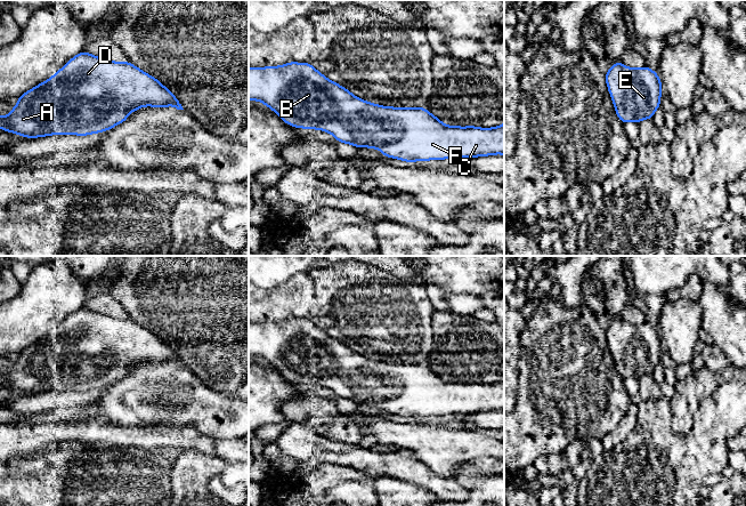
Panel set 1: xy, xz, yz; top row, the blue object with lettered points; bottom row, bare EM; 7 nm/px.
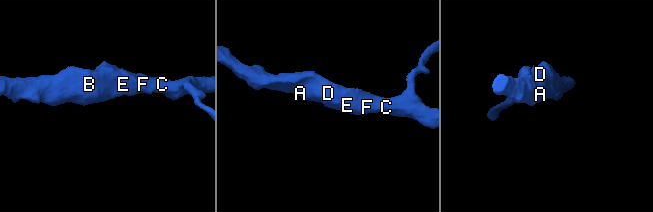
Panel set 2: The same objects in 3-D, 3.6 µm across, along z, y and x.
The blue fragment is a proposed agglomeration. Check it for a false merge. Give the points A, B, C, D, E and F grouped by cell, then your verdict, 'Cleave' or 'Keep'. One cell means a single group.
Groups: A B C D E F. Keep

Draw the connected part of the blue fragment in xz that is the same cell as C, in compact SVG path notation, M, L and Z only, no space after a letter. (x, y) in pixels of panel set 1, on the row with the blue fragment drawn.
M291 62L281 66L249 67L249 101L260 101L294 128L319 129L332 134L340 143L355 147L379 148L383 156L406 162L504 155L504 122L494 128L446 126L424 107L386 107L373 104L354 96L308 63Z

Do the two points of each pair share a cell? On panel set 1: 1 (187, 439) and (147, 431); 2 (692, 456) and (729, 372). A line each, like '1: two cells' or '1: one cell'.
1: one cell
2: two cells

